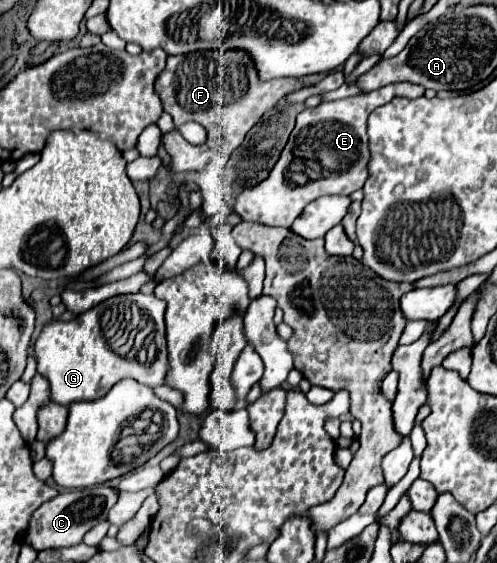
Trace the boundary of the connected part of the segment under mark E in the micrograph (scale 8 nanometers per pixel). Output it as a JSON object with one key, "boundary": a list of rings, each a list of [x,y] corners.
{"boundary":[[[398,82],[368,94],[320,102],[316,108],[302,110],[270,176],[258,186],[242,190],[234,210],[242,216],[242,220],[262,222],[268,226],[290,226],[310,200],[326,194],[350,194],[360,190],[366,182],[366,162],[370,160],[366,120],[374,108],[390,102],[394,94],[418,98],[424,94],[424,88],[412,82]]]}

